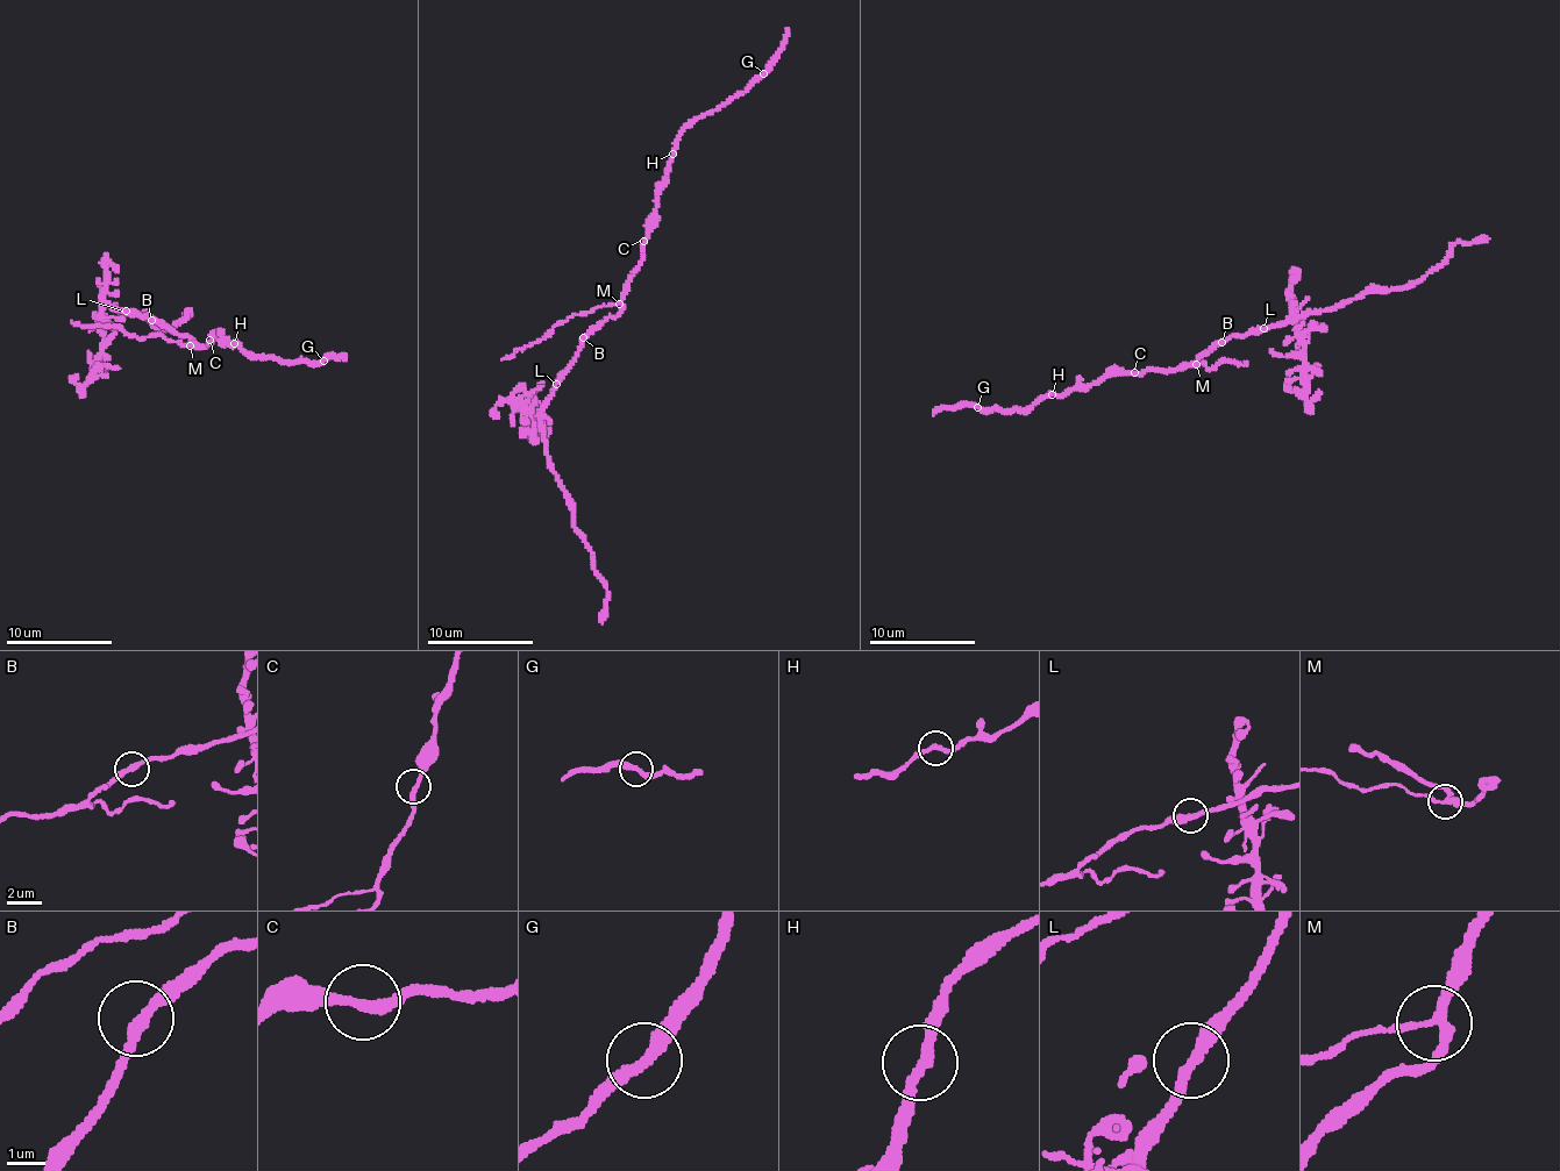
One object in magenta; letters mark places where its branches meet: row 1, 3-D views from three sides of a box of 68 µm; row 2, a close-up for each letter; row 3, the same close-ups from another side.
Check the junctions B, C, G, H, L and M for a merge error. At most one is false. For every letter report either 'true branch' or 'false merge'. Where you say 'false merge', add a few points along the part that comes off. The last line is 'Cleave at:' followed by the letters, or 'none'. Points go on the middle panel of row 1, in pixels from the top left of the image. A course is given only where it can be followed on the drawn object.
B: true branch
C: true branch
G: true branch
H: true branch
L: true branch
M: false merge | (619, 304), (593, 308), (557, 322), (542, 338), (517, 348), (501, 359)
Cleave at: M

